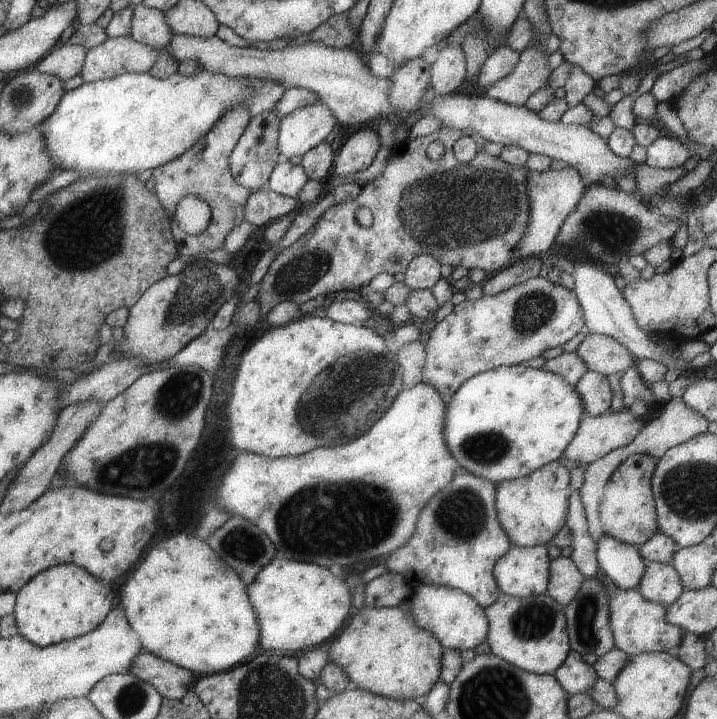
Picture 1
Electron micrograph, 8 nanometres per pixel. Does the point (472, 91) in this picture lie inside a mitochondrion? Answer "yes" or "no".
no

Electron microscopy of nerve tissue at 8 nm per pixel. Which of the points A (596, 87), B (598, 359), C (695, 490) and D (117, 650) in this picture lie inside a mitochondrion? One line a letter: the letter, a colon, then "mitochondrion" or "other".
A: other
B: other
C: mitochondrion
D: other

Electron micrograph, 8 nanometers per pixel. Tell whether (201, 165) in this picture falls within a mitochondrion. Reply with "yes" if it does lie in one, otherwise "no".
no

